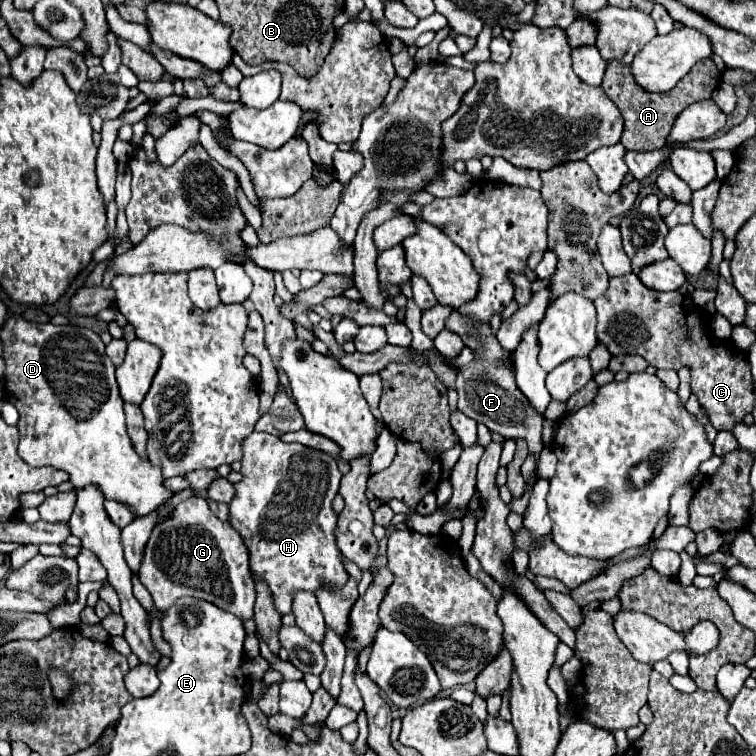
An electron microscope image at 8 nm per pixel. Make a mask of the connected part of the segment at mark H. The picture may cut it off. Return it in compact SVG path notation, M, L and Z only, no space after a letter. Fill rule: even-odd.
M254 431L244 439L242 445L242 475L244 479L236 483L236 497L230 503L230 523L240 531L248 551L252 573L262 577L274 595L276 609L284 615L292 611L294 591L316 591L322 585L342 587L348 581L348 573L340 561L340 551L336 547L336 513L332 511L332 499L338 493L342 473L338 471L336 459L324 451L316 451L298 443L284 443L276 435Z

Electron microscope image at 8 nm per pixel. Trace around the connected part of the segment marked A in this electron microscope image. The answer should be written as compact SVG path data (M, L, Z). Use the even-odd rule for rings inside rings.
M702 59L698 61L690 73L686 77L682 77L678 81L678 85L674 89L670 89L668 93L648 93L642 87L636 85L632 73L628 71L630 67L622 67L616 61L608 63L604 81L602 81L602 89L606 91L606 95L616 103L616 107L620 109L622 117L624 117L624 133L622 133L622 145L628 151L654 151L654 149L662 149L666 143L666 137L672 129L674 119L678 117L678 113L682 109L686 109L688 105L702 101L702 99L710 99L712 91L718 87L720 83L720 71L714 65L712 59Z

